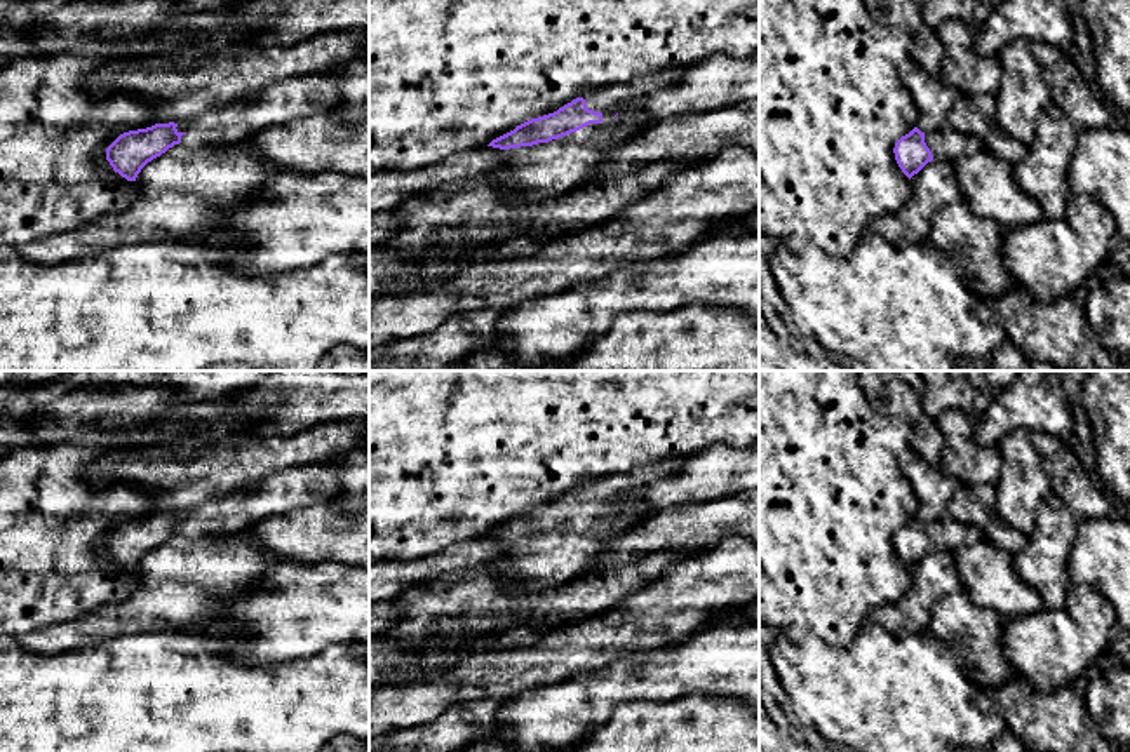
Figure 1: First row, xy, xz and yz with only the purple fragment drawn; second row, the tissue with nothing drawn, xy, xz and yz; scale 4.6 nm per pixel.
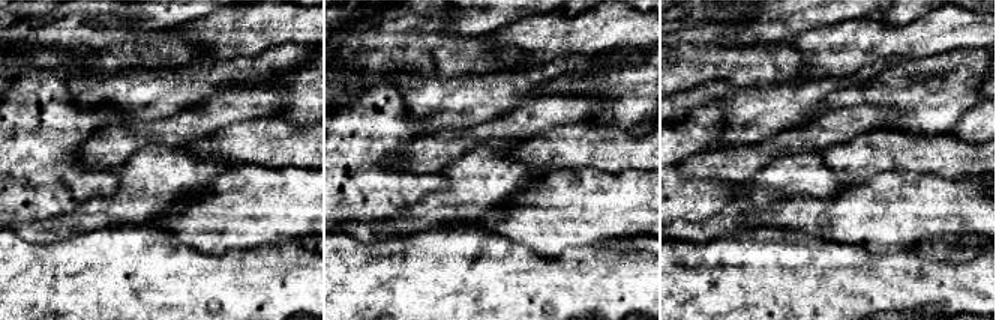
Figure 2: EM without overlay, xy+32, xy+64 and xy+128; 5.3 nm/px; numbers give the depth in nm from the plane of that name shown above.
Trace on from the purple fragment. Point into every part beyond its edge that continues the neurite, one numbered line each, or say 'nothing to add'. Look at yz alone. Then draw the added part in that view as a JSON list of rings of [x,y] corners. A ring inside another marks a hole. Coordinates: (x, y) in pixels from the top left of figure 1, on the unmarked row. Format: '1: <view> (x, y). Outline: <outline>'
1: yz (946, 533). Outline: [[[949,514],[930,524],[925,524],[925,533],[933,548],[945,552],[954,552],[959,547],[973,545],[984,538],[979,527],[958,522]]]

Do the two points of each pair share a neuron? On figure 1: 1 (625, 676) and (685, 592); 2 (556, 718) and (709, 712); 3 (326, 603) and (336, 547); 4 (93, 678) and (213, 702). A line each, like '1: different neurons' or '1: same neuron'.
1: different neurons
2: different neurons
3: different neurons
4: same neuron

